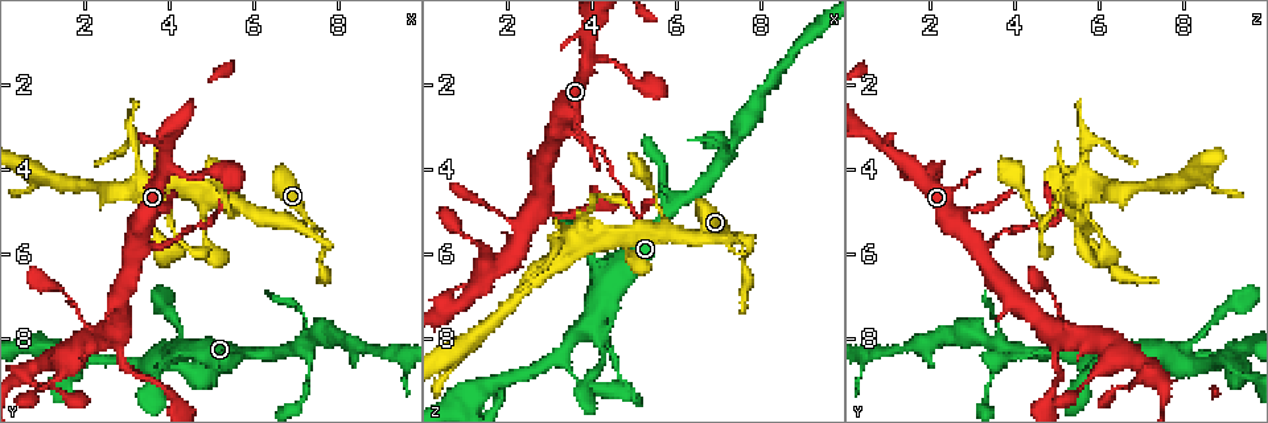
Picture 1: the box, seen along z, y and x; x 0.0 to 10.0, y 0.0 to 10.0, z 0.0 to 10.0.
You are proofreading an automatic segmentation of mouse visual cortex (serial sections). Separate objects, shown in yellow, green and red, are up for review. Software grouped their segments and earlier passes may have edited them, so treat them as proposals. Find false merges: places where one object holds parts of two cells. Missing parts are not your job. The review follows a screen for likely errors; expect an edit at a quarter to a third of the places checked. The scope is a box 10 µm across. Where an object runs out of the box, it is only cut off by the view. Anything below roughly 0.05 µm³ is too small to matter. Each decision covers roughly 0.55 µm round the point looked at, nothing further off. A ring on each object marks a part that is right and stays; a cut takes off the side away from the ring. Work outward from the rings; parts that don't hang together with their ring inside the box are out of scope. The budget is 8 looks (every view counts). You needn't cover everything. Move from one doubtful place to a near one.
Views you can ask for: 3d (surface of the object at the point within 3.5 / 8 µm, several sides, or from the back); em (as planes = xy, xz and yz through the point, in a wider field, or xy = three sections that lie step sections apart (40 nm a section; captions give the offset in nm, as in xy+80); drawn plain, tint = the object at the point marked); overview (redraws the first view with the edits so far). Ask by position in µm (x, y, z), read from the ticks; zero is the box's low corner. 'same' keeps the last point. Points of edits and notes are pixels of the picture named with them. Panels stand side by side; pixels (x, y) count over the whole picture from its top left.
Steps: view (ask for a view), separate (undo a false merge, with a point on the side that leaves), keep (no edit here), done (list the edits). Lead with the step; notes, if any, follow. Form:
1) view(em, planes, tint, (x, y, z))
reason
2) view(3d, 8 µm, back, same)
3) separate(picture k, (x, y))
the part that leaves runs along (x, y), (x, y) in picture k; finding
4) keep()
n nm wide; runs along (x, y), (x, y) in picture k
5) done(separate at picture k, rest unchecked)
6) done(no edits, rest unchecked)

view(3d, 8 µm, (3.15, 5.90, 3.05))
three arms meet

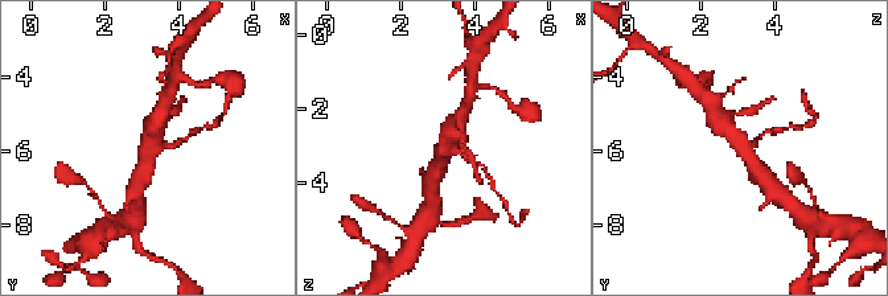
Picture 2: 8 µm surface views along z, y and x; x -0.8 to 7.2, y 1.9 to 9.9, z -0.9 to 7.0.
view(em, xy, step 3, tint, same)
3 arms; arms of 200, 400, 500 nm; shape alone is not enough

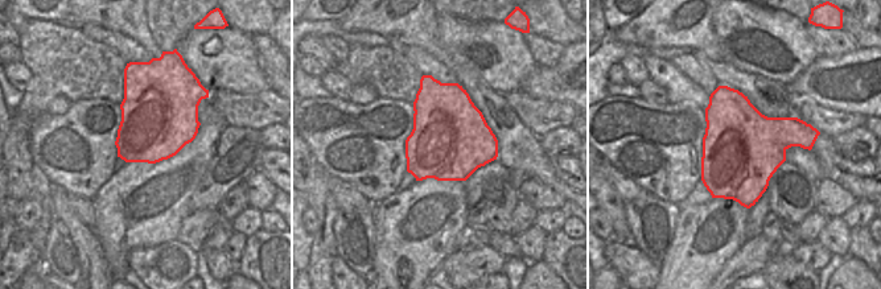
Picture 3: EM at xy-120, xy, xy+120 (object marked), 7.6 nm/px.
keep()
600 nm wide; runs along (719, 116), (760, 175) in picture 2; continuous, no second cell

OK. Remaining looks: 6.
view(3d, 8 µm, (2.70, 8.10, 5.00))
small branch off a trunk

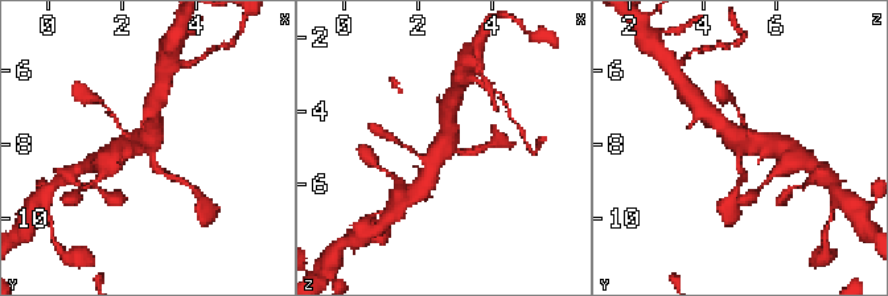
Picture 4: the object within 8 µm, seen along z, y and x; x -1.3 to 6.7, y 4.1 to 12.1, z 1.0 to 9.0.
view(em, xy, step 2, tint, same)
4 arms; arms of 150, 150, 500, 500 nm; shape alone is not enough

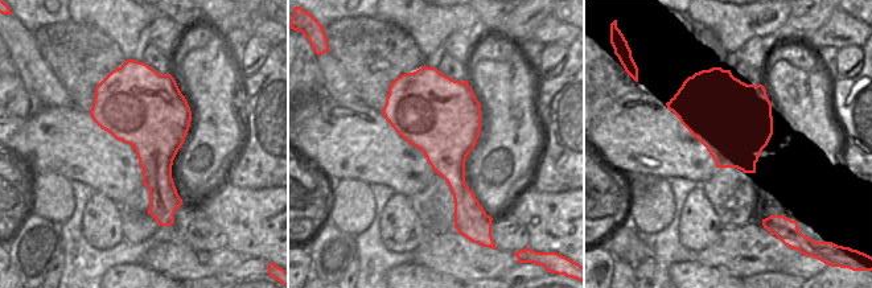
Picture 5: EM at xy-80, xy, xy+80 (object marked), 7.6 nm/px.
keep()
runs along (710, 114), (731, 135), (769, 146) in picture 4; one cell here

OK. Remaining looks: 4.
view(3d, 3.5 µm, (7.20, 8.20, 3.75))

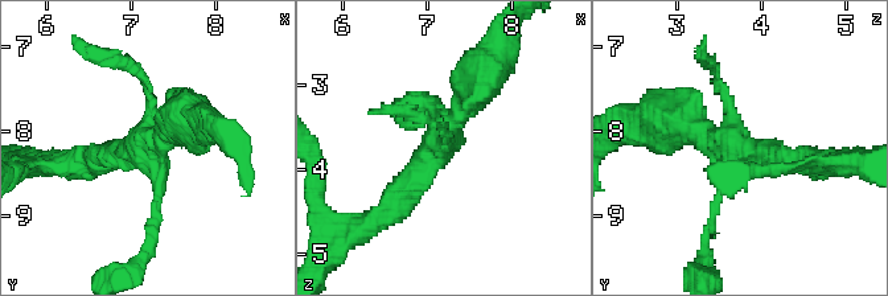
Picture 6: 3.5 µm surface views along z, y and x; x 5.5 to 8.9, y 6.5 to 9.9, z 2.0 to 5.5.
view(em, xy, step 5, tint, (7.10, 8.25, 3.70))

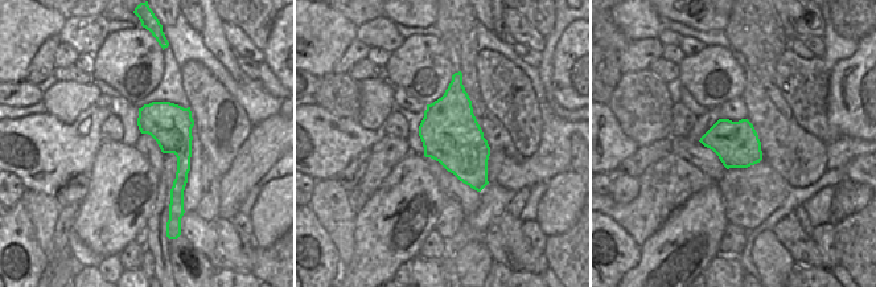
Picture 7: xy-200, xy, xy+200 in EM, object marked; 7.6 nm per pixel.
view(em, xy, step 3, tint, same)
cut it another way

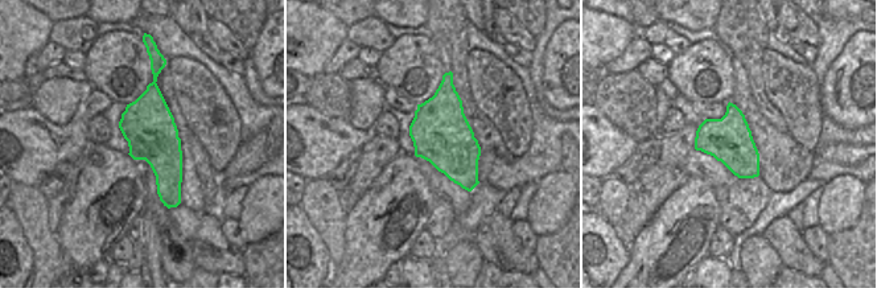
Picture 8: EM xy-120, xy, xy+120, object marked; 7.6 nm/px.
keep()
runs along (381, 214), (426, 171), (479, 82) in picture 6; one cell here

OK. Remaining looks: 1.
done(no edits, rest unchecked)

